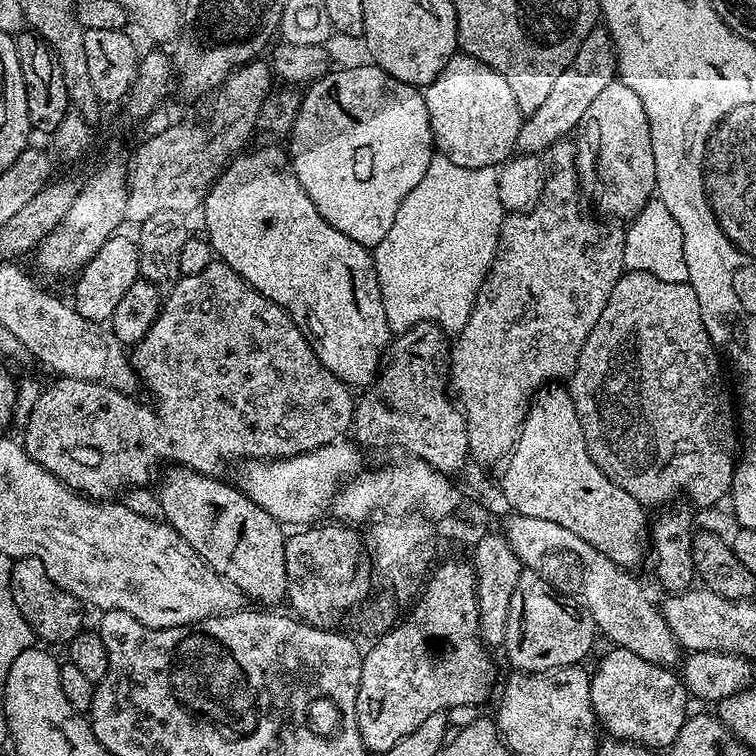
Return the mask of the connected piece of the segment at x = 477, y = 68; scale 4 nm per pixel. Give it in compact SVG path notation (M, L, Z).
M461 52L453 55L438 78L424 90L435 149L467 169L503 165L517 147L524 115L502 74Z

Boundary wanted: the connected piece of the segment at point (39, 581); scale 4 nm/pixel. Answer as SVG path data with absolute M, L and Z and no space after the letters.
M25 556L13 559L12 573L10 574L10 590L14 594L14 606L26 618L26 622L32 627L33 637L40 636L45 645L67 645L79 632L85 631L84 612L79 600L66 590L62 590L48 577L44 564L38 558L26 558Z

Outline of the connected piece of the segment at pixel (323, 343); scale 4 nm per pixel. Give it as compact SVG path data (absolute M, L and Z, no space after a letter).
M264 143L268 144L254 149L253 152L245 150L233 156L232 161L225 166L220 177L212 184L212 189L206 194L202 205L204 228L208 231L206 240L211 245L213 253L223 260L226 266L234 269L250 286L254 286L254 290L258 290L266 298L270 298L270 302L274 302L283 312L288 313L292 321L304 331L309 344L316 351L316 357L320 359L322 366L326 366L326 370L330 370L330 374L334 374L342 383L353 389L367 389L368 385L375 380L376 373L380 370L380 362L384 359L384 352L390 343L390 329L386 322L386 310L382 306L382 294L378 286L376 264L372 261L372 252L363 248L358 242L354 242L354 238L346 238L346 234L342 234L342 230L334 230L334 226L330 226L330 222L326 222L322 218L322 214L318 214L318 206L314 206L314 202L310 202L310 194L306 194L306 190L302 190L302 182L298 182L298 178L294 174L292 161L288 159L287 151L275 143Z

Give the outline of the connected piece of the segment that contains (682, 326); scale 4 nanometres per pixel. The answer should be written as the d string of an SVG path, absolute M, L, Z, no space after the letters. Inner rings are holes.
M625 271L624 275L618 278L614 290L610 290L606 310L602 310L598 322L594 322L594 330L590 330L578 354L576 368L570 377L570 391L574 410L578 410L578 422L582 422L590 458L594 458L594 462L604 471L606 478L610 478L610 482L622 486L622 490L626 490L626 494L630 494L638 503L645 506L668 504L675 496L685 492L698 507L708 508L731 493L732 479L738 463L738 412L734 407L733 393L732 396L728 393L728 384L724 381L724 372L720 369L719 359L721 360L718 349L702 322L698 294L694 294L688 283L662 282L662 278L654 278L654 274L645 272Z

